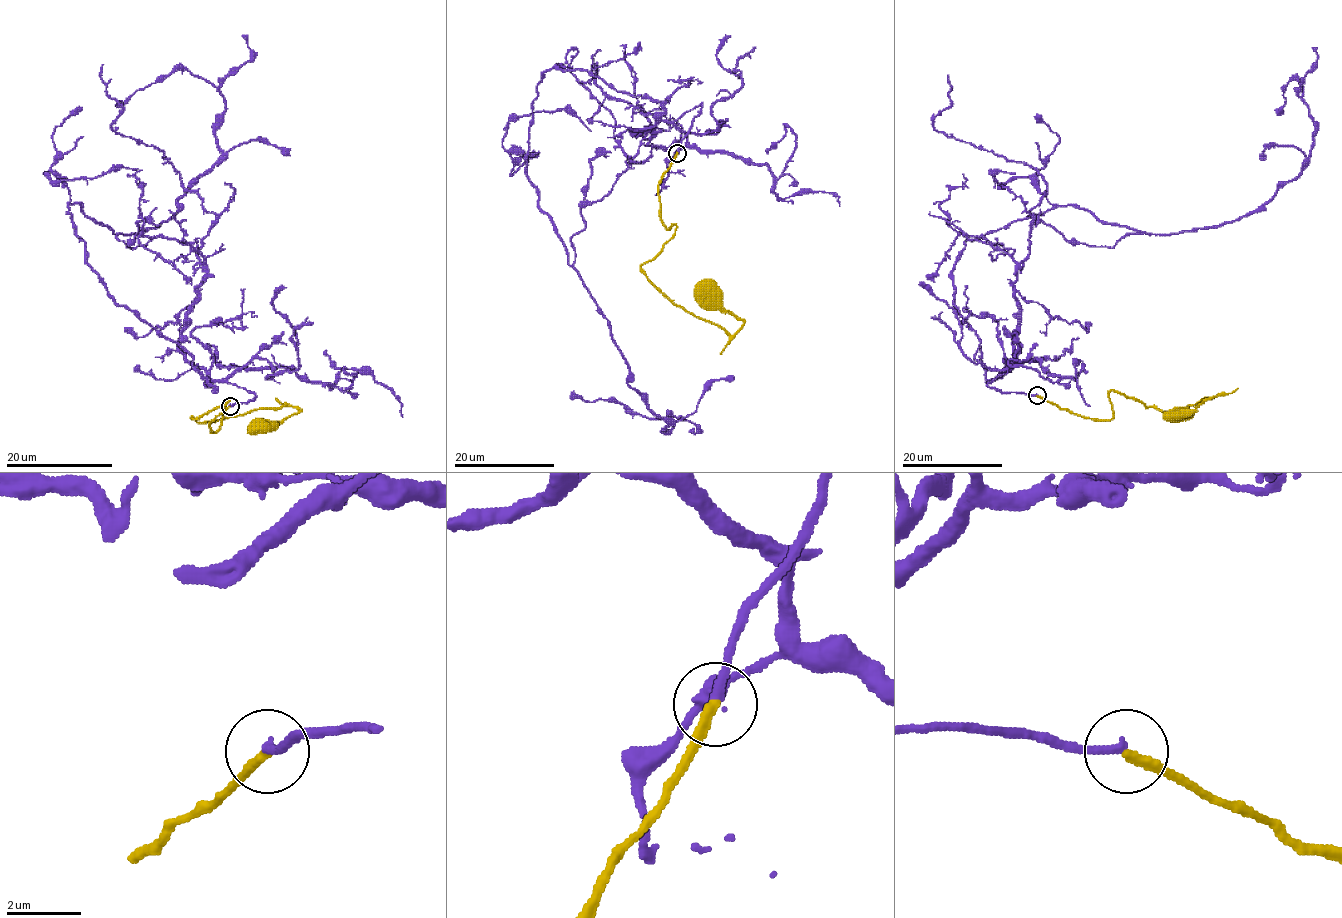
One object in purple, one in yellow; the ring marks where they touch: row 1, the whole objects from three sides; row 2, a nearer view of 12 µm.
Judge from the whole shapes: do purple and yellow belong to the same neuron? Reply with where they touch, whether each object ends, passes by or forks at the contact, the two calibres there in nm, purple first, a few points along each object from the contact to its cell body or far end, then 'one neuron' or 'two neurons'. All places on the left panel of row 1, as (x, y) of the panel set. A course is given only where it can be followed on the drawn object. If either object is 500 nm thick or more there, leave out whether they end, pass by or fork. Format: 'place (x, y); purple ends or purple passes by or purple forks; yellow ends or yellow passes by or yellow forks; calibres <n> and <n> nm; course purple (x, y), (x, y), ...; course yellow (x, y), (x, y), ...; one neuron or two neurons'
place (230, 406); purple ends; yellow ends; calibres 260 and 280 nm; course purple (230, 405), (255, 395), (119, 306), (68, 207), (167, 220), (222, 154), (223, 95), (174, 70), (116, 107); course yellow (230, 406), (210, 423), (215, 431), (229, 401), (191, 417), (214, 422), (250, 410), (301, 410), (259, 426); one neuron

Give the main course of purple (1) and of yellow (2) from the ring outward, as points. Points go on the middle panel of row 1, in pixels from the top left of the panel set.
1: (677, 153), (701, 103), (664, 121), (586, 71), (537, 84), (527, 178), (672, 428), (571, 393)
2: (677, 153), (659, 185), (661, 222), (675, 234), (641, 271), (675, 304), (733, 335), (744, 323), (705, 298)

